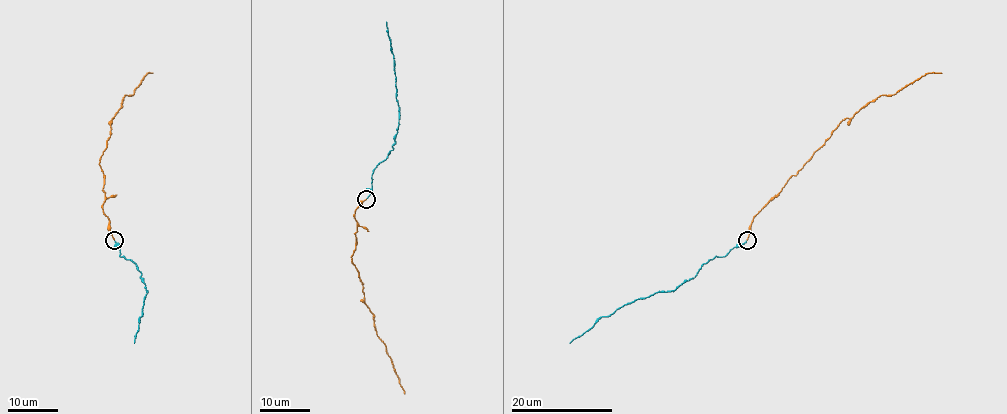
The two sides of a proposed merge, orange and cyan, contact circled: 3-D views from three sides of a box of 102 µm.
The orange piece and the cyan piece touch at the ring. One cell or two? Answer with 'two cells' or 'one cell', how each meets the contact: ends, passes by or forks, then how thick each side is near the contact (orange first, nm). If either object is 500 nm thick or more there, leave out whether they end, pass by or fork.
one cell; orange ends there; cyan ends there; 120 nm thick on the orange side, 150 nm on the other

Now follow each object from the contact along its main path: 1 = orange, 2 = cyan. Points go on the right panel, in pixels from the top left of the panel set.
1: (746, 240), (751, 221), (842, 121), (851, 118), (878, 97), (894, 94), (929, 73), (941, 73)
2: (746, 241), (724, 256), (710, 259), (696, 275), (673, 290), (656, 292), (602, 316), (569, 344)

